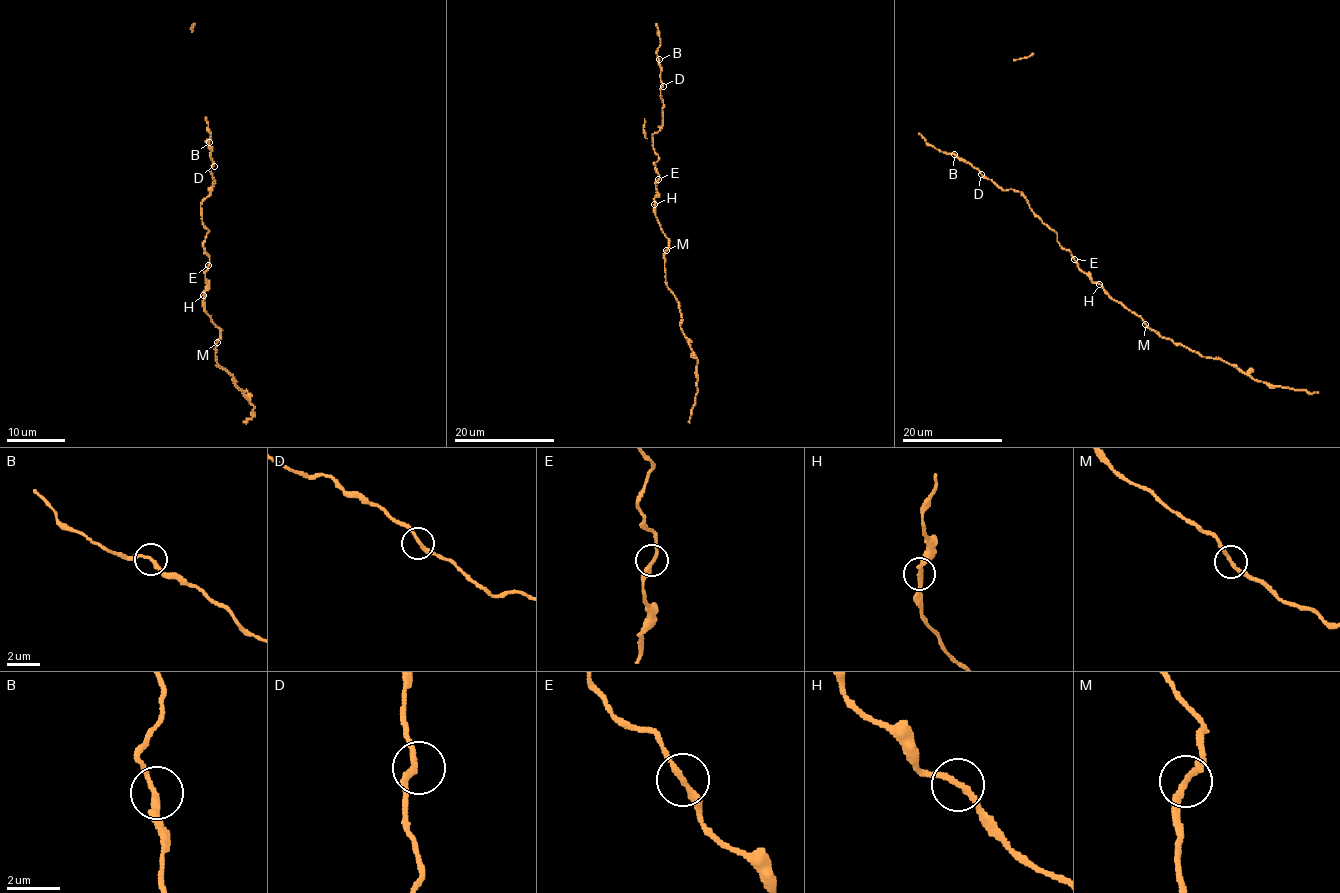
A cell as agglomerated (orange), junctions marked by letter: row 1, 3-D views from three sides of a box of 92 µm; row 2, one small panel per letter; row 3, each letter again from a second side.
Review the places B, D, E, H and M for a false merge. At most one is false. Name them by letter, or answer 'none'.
M

